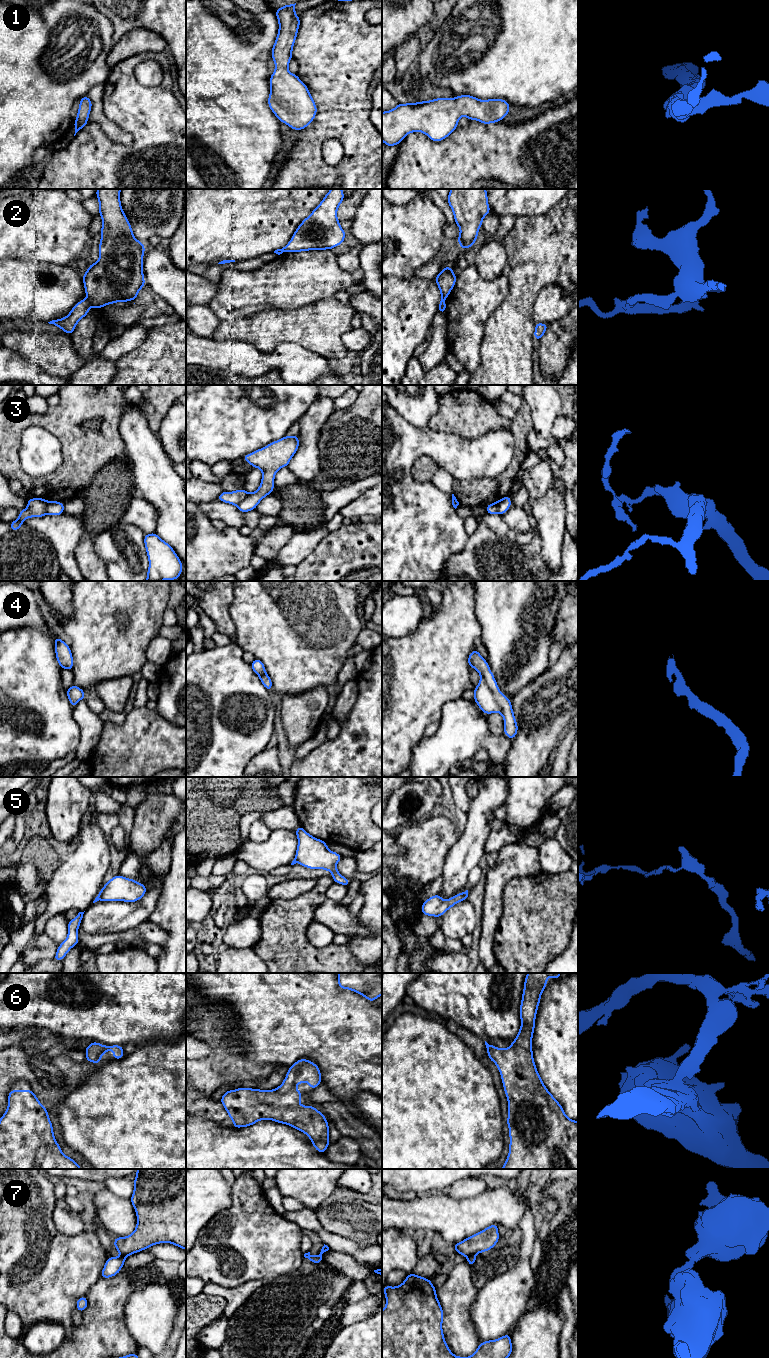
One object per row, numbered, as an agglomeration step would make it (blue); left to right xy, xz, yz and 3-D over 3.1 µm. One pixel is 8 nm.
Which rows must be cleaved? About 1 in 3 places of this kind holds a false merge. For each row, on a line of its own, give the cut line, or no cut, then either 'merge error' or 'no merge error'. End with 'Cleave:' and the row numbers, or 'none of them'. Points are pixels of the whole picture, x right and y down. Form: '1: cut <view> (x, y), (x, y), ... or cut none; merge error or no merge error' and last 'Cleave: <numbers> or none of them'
1: cut none; no merge error
2: cut xy (86, 299), (91, 305); merge error
3: cut xz (249, 493), (237, 506); merge error
4: cut none; no merge error
5: cut xy (101, 891), (99, 899); merge error
6: cut none; no merge error
7: cut yz (474, 1254), (467, 1257); merge error
Cleave: 2, 3, 5, 7

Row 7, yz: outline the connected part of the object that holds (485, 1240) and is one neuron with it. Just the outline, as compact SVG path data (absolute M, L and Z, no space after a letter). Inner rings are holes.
M493 1224L453 1246L456 1253L469 1257L491 1250L498 1243L498 1240L498 1225Z

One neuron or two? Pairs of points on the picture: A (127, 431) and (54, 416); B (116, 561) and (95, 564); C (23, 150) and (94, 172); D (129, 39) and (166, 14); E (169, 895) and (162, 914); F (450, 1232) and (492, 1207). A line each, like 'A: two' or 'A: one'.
A: two
B: two
C: two
D: two
E: one
F: one

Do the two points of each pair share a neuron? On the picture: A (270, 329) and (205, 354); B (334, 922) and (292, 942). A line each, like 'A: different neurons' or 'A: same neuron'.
A: different neurons
B: different neurons

